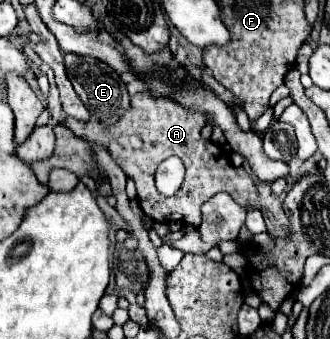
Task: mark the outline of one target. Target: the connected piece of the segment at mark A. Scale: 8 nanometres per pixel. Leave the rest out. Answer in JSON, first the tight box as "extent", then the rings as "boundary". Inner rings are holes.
{"extent":[64,91,258,227],"boundary":[[[142,91],[132,97],[132,105],[128,113],[114,125],[104,127],[94,117],[90,121],[78,121],[74,117],[66,117],[64,125],[72,129],[78,137],[106,147],[106,151],[122,167],[126,177],[136,181],[138,203],[144,215],[150,217],[152,221],[190,223],[198,227],[202,203],[220,191],[230,193],[236,199],[236,203],[244,207],[246,205],[258,207],[258,193],[252,177],[242,167],[234,169],[232,163],[228,161],[228,153],[222,147],[202,139],[200,131],[206,125],[206,117],[200,111],[186,111],[186,107],[182,107],[180,103],[174,103],[172,99],[154,99],[154,95],[150,95],[148,91]],[[172,155],[182,159],[186,167],[186,177],[182,187],[172,197],[164,197],[158,193],[154,185],[154,173],[158,163]]]}

